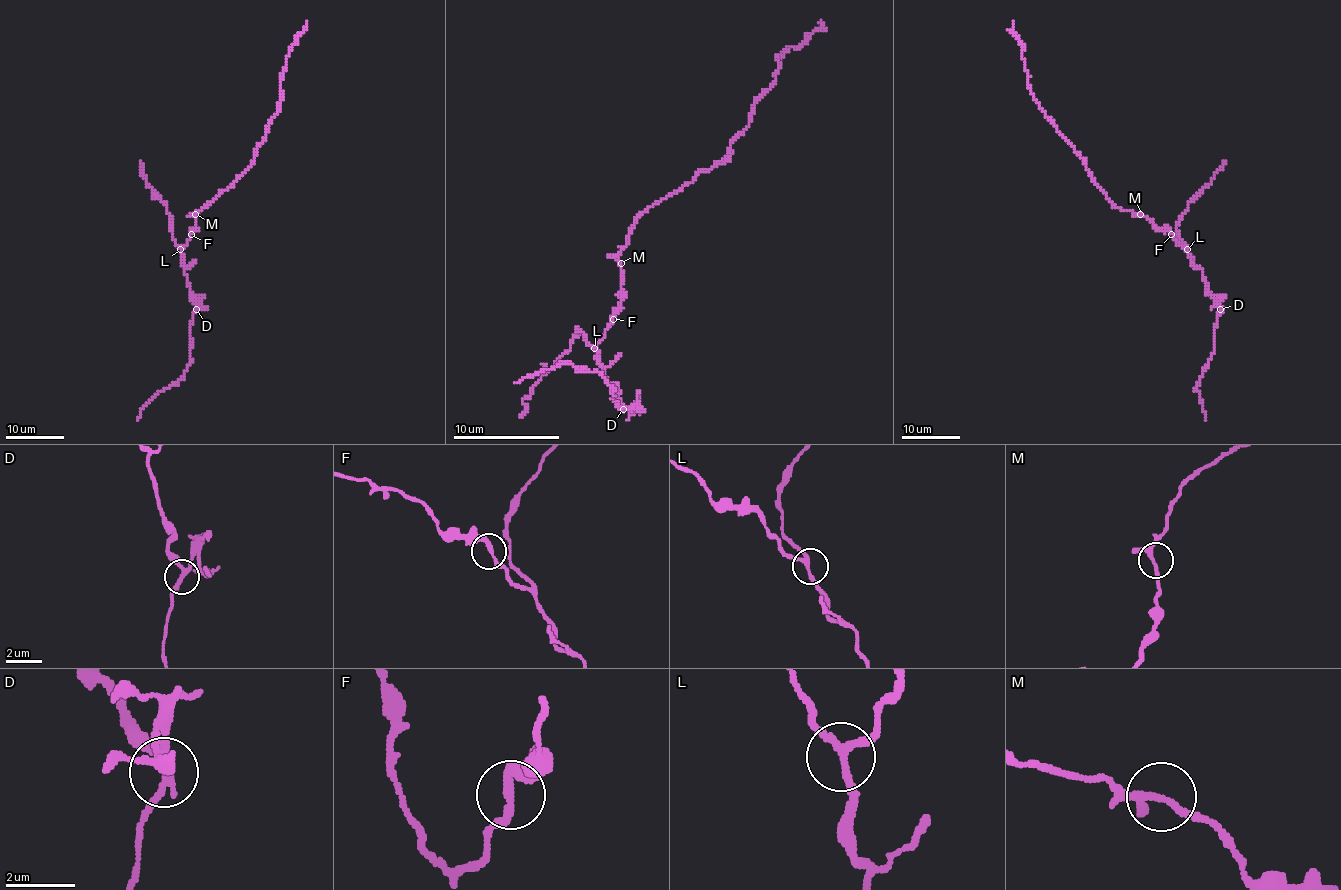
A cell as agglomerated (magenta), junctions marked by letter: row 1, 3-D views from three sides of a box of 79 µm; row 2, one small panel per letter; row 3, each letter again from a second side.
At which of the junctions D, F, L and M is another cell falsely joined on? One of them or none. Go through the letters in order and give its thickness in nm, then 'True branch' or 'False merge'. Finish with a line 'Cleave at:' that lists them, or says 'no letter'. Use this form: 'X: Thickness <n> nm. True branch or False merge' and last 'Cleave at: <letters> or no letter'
D: Thickness 200 nm. False merge
F: Thickness 240 nm. True branch
L: Thickness 180 nm. True branch
M: Thickness 190 nm. True branch
Cleave at: D

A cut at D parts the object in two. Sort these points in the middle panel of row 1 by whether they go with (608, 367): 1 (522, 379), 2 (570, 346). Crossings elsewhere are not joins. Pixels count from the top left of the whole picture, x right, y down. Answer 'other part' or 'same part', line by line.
1: other part
2: same part

